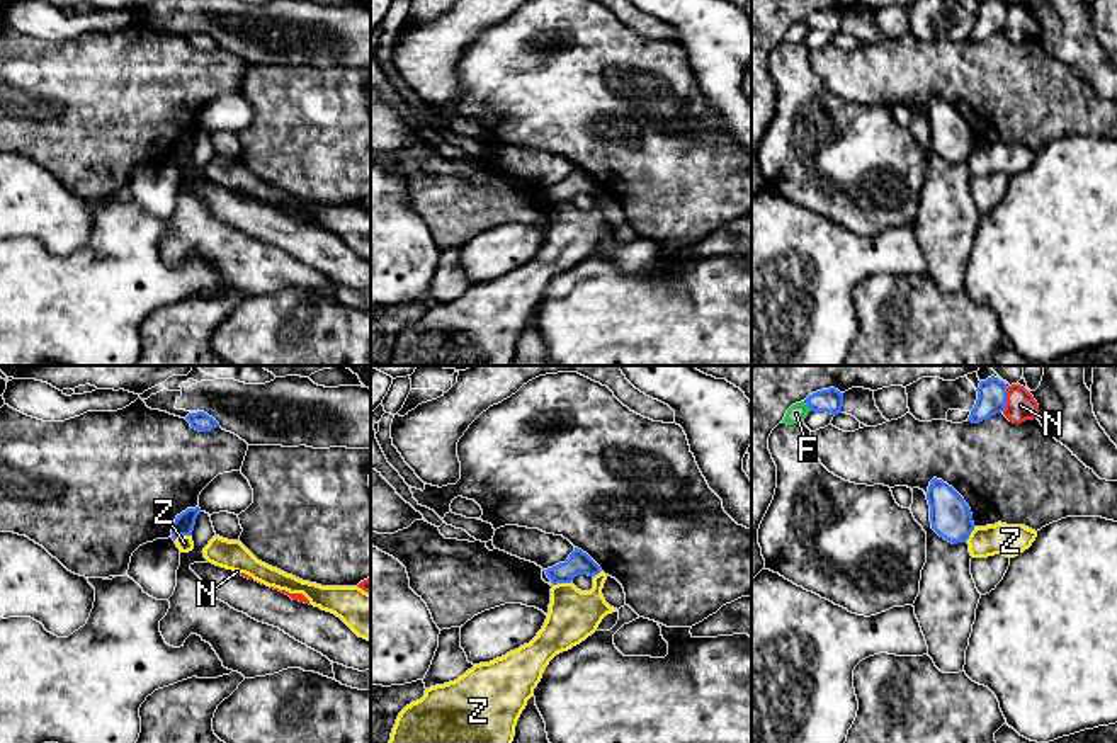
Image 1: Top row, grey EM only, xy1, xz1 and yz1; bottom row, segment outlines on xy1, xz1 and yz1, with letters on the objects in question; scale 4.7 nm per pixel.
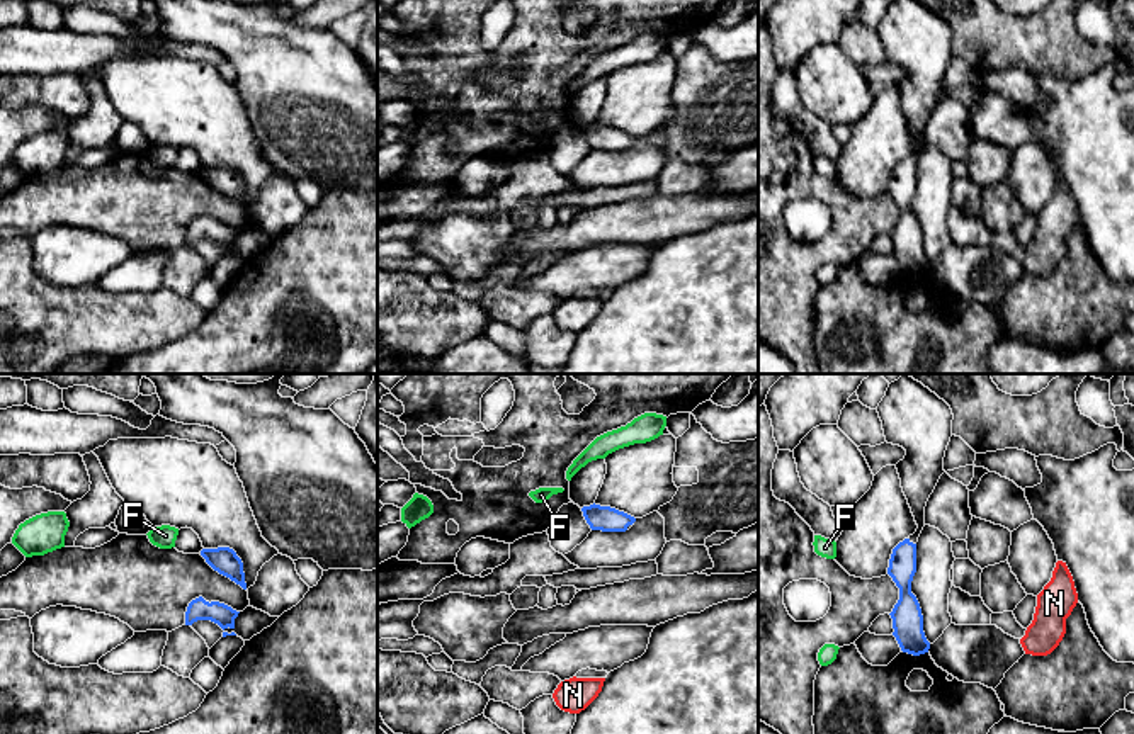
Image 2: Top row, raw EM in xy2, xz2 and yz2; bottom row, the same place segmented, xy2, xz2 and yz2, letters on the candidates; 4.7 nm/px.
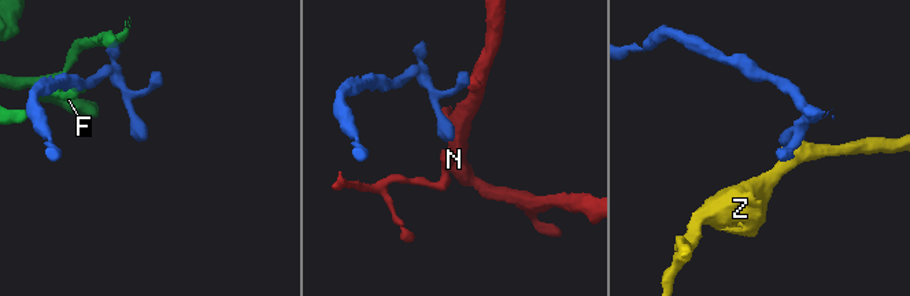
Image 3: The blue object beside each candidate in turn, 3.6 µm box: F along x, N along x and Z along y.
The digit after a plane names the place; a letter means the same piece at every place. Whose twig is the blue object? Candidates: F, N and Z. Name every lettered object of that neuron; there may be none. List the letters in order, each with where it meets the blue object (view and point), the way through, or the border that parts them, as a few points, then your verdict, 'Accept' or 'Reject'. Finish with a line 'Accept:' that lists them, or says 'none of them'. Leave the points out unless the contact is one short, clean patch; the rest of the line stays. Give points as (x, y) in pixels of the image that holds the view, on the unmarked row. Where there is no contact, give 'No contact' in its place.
F: Touches blue at yz1 (808, 26). Reject
N: Touches blue at yz1 (1005, 19). Boundary: yz1 (1009, 7), (1002, 29). Reject
Z: Touches blue at xz1 (561, 201). Boundary: xz1 (570, 201), (553, 204). Reject
Accept: none of them

